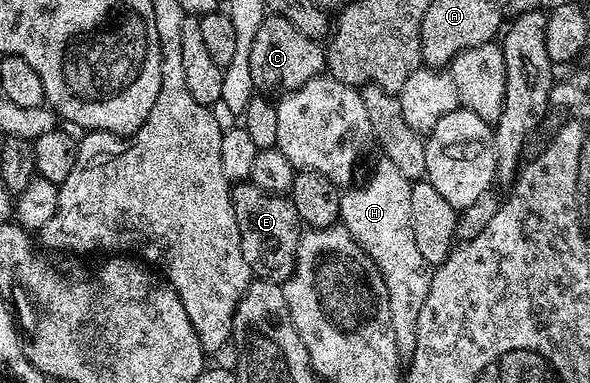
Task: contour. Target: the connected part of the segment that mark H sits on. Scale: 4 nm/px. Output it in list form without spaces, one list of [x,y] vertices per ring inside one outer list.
[[[383,158],[377,161],[365,184],[357,183],[341,191],[339,223],[378,266],[382,282],[386,282],[390,326],[394,326],[394,338],[401,357],[407,358],[414,350],[418,313],[422,311],[422,302],[426,302],[432,278],[430,266],[414,242],[414,230],[410,230],[410,190],[413,181],[408,180],[406,174],[401,174],[394,162]]]

